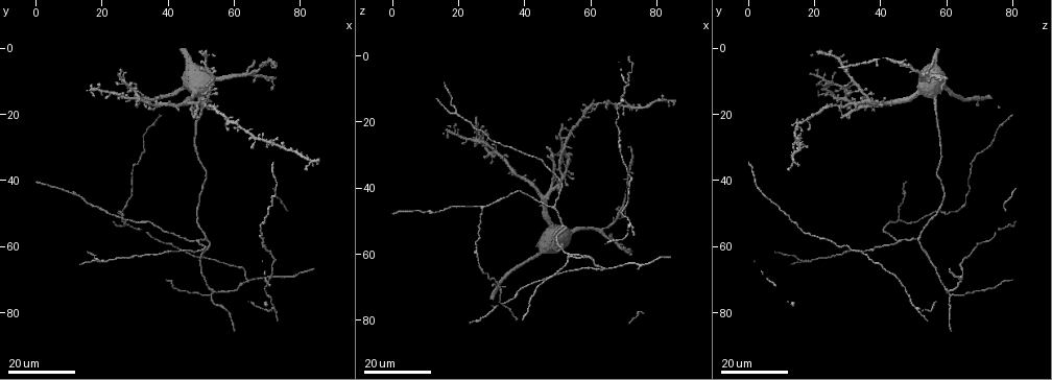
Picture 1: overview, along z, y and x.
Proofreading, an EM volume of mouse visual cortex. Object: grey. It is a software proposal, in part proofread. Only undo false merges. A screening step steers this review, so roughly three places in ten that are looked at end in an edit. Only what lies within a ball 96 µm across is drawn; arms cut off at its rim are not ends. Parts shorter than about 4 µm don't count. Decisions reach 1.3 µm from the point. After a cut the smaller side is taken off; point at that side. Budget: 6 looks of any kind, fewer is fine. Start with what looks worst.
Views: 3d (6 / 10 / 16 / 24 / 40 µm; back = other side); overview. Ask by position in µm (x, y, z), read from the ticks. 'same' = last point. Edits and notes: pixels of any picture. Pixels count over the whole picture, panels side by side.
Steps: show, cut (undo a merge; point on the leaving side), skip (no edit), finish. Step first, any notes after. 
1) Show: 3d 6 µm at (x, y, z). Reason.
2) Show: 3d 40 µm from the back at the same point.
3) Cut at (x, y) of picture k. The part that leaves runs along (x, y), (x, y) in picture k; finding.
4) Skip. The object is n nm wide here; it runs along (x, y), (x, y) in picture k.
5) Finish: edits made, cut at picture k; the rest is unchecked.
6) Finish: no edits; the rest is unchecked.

Show: 3d 16 µm at (51.5, 57.5, 51.5).

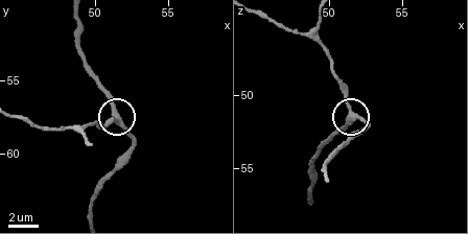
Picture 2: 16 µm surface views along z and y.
Show: 3d 6 µm at (51.6, 57.8, 51.2). Closer look.

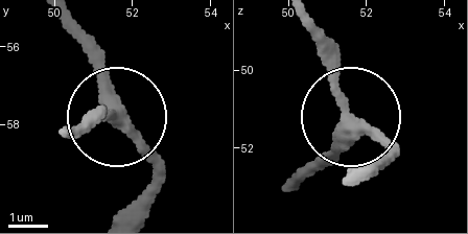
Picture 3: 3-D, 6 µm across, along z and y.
Skip. 3 arms meet here; one neuron here.

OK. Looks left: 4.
Show: 3d 24 µm at (26.5, 51.5, 46.0). Arms part here.

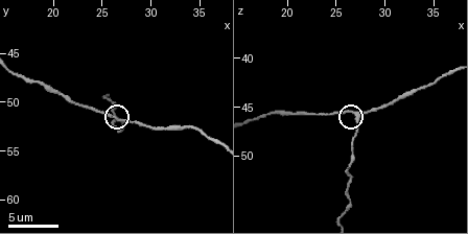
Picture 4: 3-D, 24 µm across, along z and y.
Show: 3d 6 µm at (27.2, 52.0, 46.4).

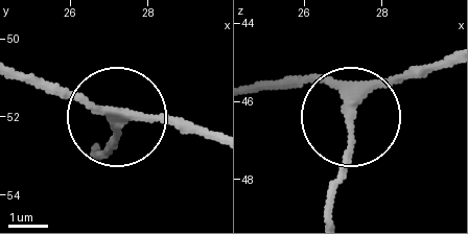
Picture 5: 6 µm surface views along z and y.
Skip. 3 arms meet here; it runs along (448, 55), (398, 75), (351, 112), (318, 83), (272, 79) in picture 5; all the same neuron.

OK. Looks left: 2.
Show: 3d 24 µm at (64.5, 70.0, 64.0). Branch point.

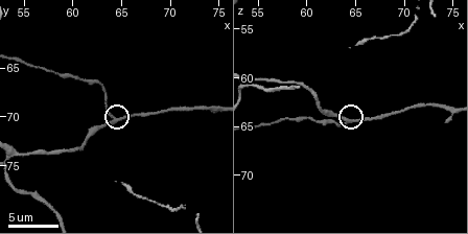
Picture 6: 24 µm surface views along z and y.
Show: 3d 6 µm at (64.4, 70.2, 64.2).

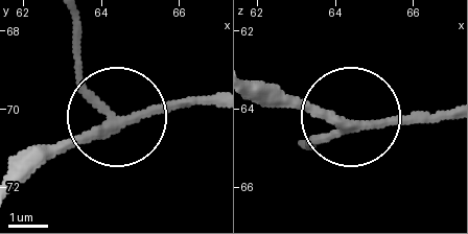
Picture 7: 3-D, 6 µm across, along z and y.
Skip. The side arm is 47 µm long; it runs along (21, 183), (121, 122), (211, 99) in picture 7; one neuron here.

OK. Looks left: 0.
Finish: no edits; the rest is unchecked.

